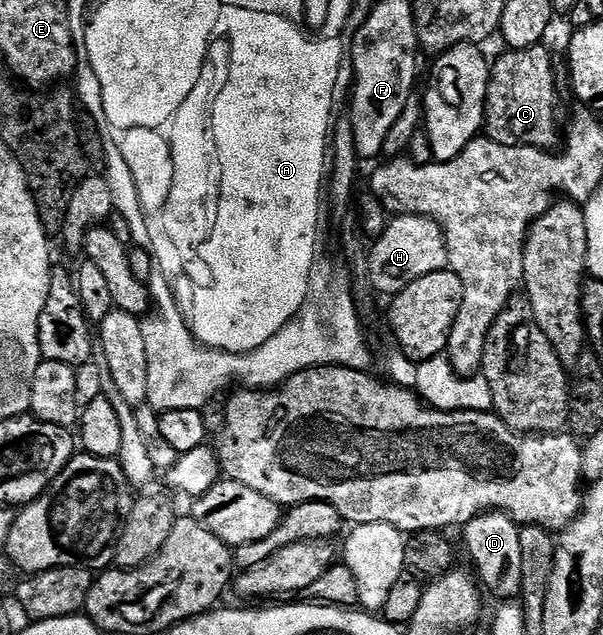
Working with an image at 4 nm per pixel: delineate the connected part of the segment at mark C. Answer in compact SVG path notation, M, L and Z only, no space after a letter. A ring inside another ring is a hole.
M538 44L532 46L530 49L515 49L513 51L506 51L502 58L497 62L496 60L490 66L490 82L488 83L488 91L486 92L486 119L484 126L485 136L489 137L491 141L500 143L501 145L521 145L523 147L542 147L545 146L547 150L554 151L560 145L560 133L558 137L558 85L554 82L554 61L550 58L550 53L545 49L545 44Z

